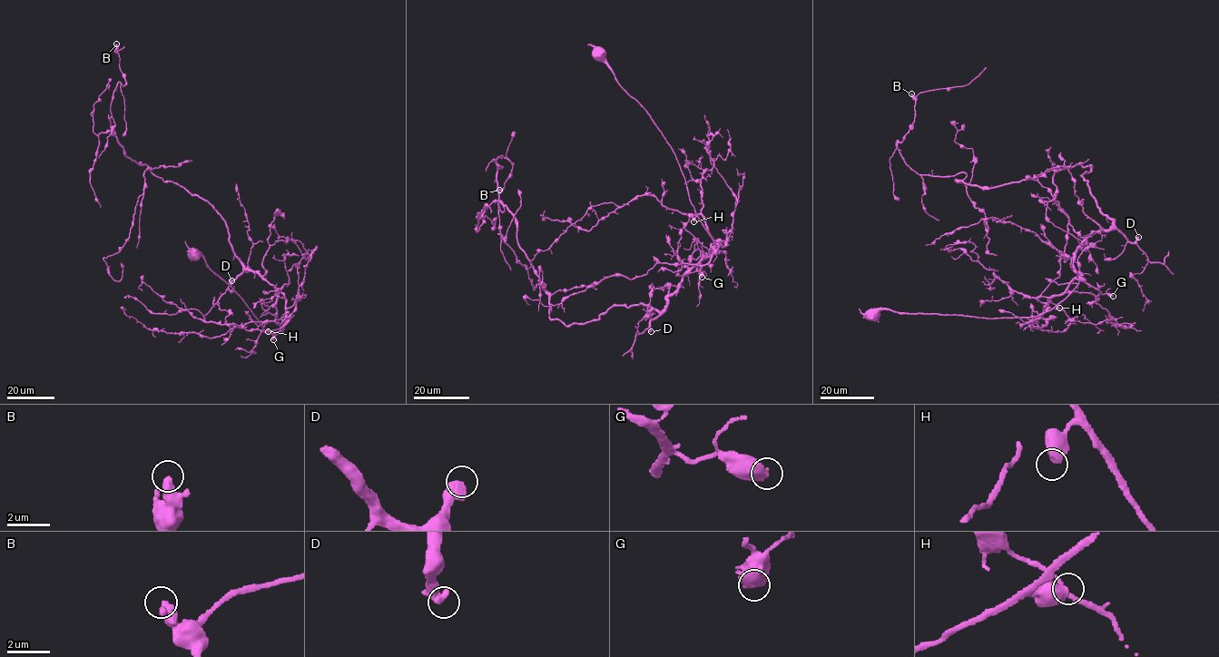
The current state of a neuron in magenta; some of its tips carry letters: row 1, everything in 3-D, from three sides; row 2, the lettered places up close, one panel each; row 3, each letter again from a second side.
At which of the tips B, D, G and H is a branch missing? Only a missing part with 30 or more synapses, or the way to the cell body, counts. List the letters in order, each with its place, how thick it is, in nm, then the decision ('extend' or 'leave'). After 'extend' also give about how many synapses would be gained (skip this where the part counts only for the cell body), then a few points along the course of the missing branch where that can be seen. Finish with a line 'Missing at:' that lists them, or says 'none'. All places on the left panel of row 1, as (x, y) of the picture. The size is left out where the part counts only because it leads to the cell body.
B: (116, 44) | 480 nm | leave
D: (231, 280) | 600 nm | extend | 160 syn | (231, 280), (221, 268), (195, 260), (174, 272), (173, 283), (181, 294), (185, 253), (196, 250)
G: (273, 339) | 650 nm | leave
H: (268, 331) | 600 nm | leave
Missing at: D

